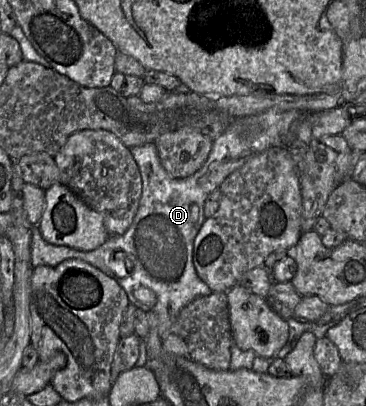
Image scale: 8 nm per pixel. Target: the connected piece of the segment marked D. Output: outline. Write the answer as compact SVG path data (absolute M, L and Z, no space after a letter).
M269 109L264 112L261 112L259 114L253 114L253 115L247 115L247 116L241 116L237 117L232 124L225 130L225 132L220 135L218 138L216 138L213 141L211 151L208 155L208 158L202 165L202 167L196 171L194 174L192 174L189 177L186 178L181 178L181 179L176 179L172 178L167 171L164 169L162 166L159 156L158 156L158 151L157 147L154 143L148 143L142 146L136 146L130 148L130 152L137 163L137 166L139 168L140 174L141 174L141 179L142 179L142 192L141 192L141 197L139 201L139 206L137 209L137 212L133 218L133 221L129 228L125 231L124 234L122 235L110 235L108 239L98 248L91 250L91 251L81 251L77 250L68 246L63 246L63 245L53 245L48 242L46 242L41 233L40 230L38 229L37 226L32 227L32 235L31 235L31 262L33 267L37 267L40 265L46 265L46 266L56 266L59 263L61 263L64 260L67 259L79 259L82 261L85 261L92 266L98 268L101 270L103 273L108 275L109 277L113 278L126 292L127 297L129 299L129 303L133 304L137 308L143 310L145 313L148 311L153 311L157 316L158 316L158 334L162 340L162 336L169 330L171 327L172 323L175 321L177 315L179 314L180 310L186 306L188 303L193 301L194 299L201 297L201 296L208 296L212 293L212 290L209 288L209 286L203 282L199 276L196 273L194 264L193 264L193 248L194 248L194 240L195 237L197 236L199 230L201 229L204 221L205 221L205 216L204 216L204 204L205 201L208 197L208 195L215 189L219 188L221 183L224 181L226 177L228 177L231 173L233 173L235 170L239 169L241 166L244 165L244 163L251 158L253 155L260 153L268 148L271 147L277 147L277 146L284 146L288 143L288 133L293 126L295 122L297 122L304 114L306 113L314 113L314 112L301 112L297 110L279 110L279 109Z

